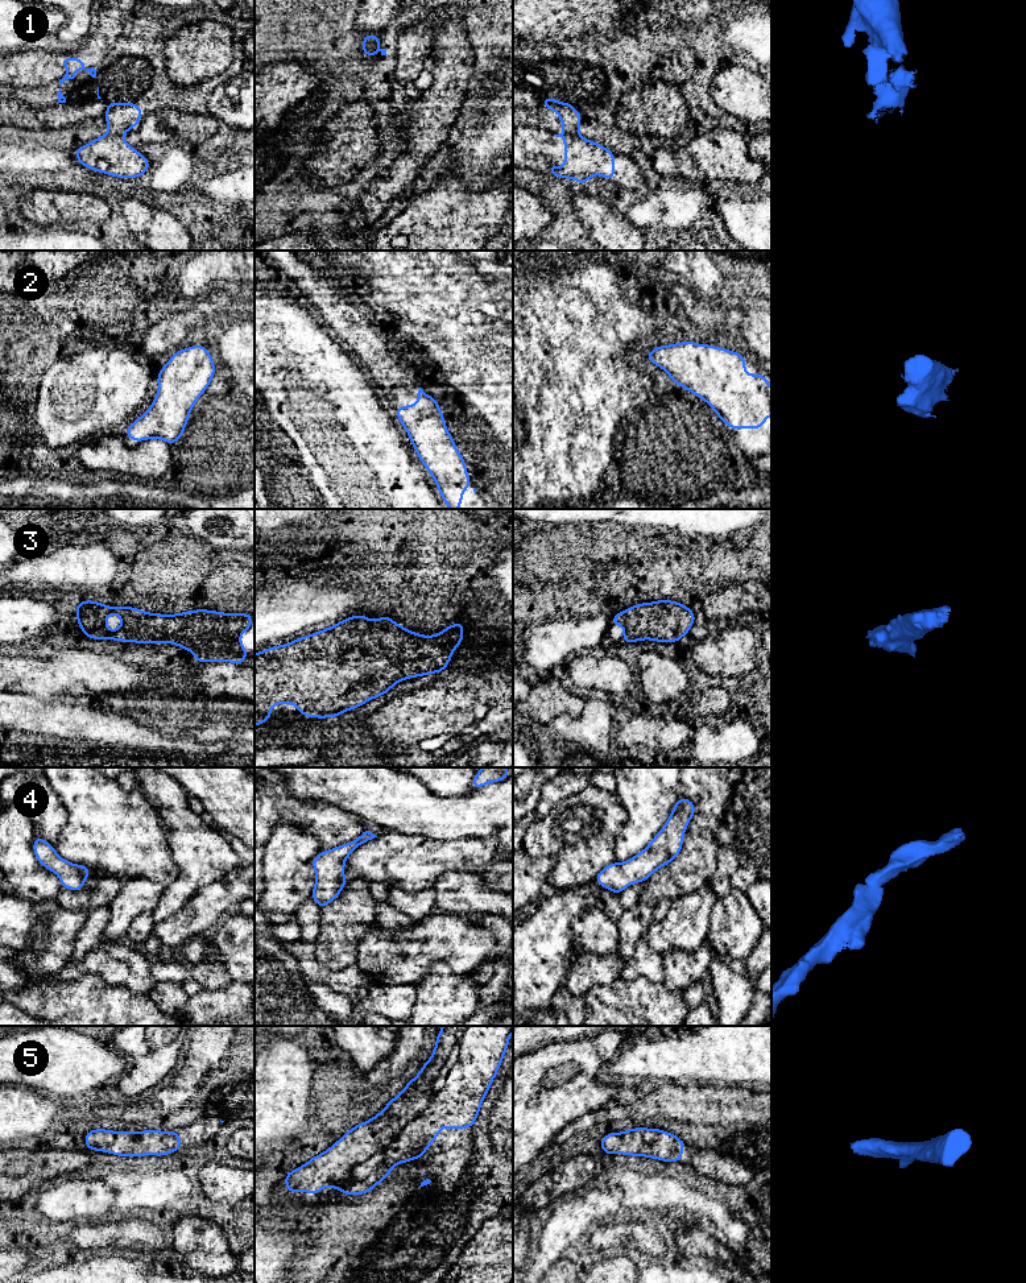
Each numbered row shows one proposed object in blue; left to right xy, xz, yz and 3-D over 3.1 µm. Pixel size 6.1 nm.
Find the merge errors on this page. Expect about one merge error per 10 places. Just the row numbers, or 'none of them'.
1

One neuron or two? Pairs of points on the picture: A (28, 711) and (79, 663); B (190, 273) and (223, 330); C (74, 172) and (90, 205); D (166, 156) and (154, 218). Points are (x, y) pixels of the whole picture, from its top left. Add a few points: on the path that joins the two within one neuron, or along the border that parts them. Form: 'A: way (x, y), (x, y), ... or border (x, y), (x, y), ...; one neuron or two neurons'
A: border (13, 691), (30, 694), (44, 700), (73, 699); two neurons
B: border (236, 281), (211, 281), (207, 285); two neurons
C: border (53, 189), (92, 193), (99, 195), (110, 208); two neurons
D: border (127, 197), (161, 207), (183, 223); two neurons

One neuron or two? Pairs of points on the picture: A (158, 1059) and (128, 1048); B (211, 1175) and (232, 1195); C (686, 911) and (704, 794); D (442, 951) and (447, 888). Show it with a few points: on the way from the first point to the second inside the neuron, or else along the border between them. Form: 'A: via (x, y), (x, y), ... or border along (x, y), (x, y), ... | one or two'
A: via (150, 1059), (144, 1059), (136, 1051) | one
B: via (216, 1180), (227, 1190) | one
C: border along (703, 884), (681, 897) | two
D: border along (437, 910), (445, 914), (467, 914), (471, 917) | two

